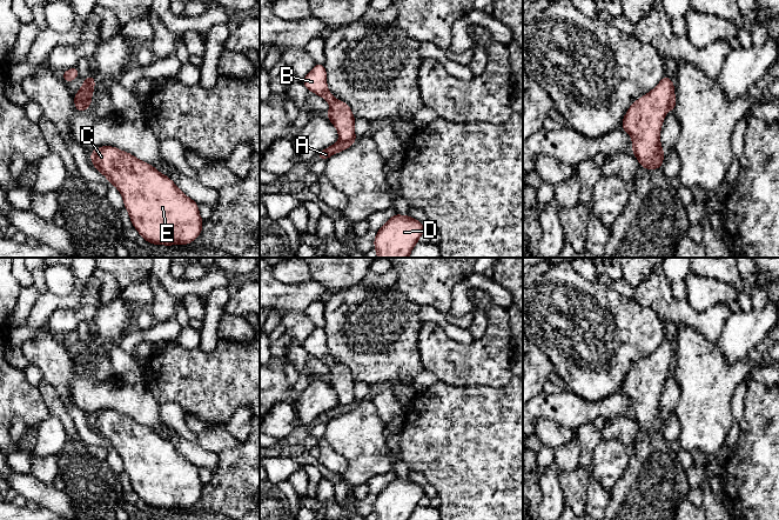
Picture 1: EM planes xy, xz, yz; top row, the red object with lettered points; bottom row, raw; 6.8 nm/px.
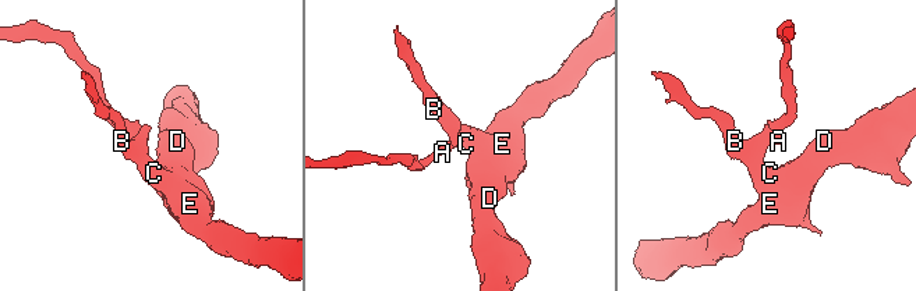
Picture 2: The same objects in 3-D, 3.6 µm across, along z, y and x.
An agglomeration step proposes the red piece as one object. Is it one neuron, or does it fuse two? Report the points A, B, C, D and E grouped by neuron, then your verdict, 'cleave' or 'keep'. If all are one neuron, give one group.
A / B C D E; cleave

